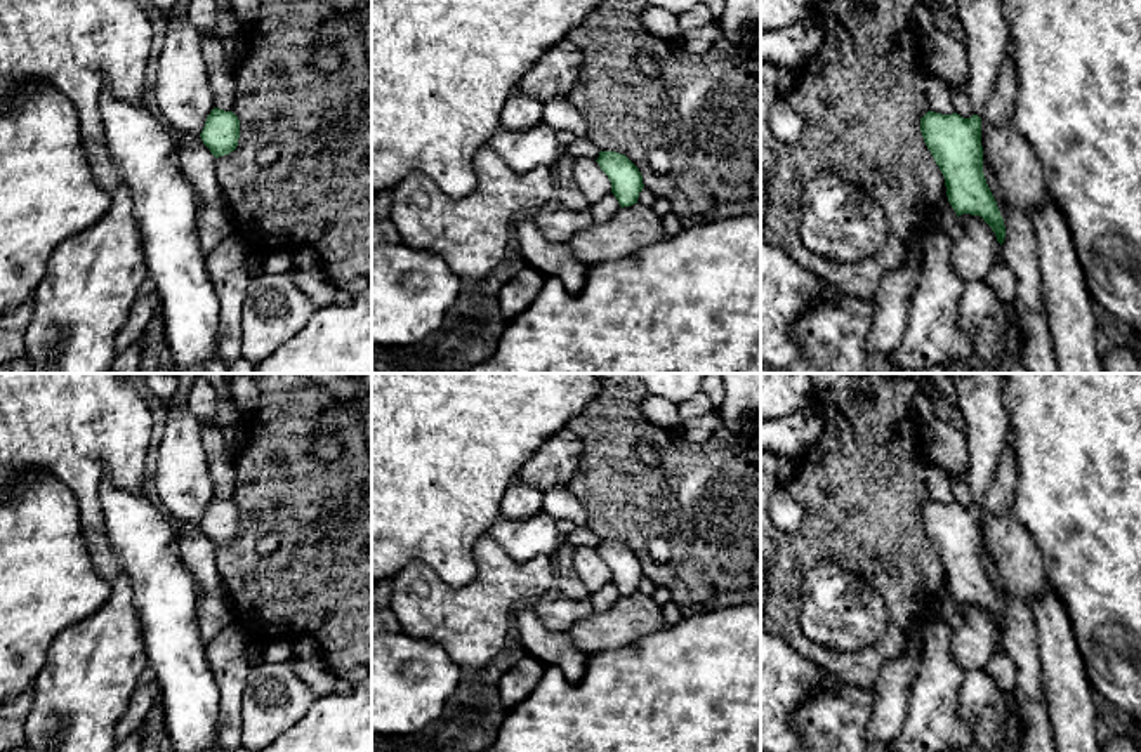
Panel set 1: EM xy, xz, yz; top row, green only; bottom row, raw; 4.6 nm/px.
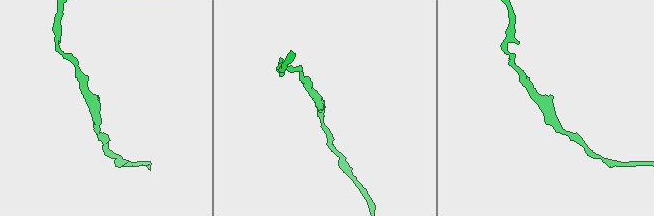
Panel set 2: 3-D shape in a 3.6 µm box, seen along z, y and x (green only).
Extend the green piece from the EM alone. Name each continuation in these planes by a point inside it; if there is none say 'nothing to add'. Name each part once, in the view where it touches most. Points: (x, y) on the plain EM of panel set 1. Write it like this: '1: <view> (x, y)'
1: yz (980, 395)

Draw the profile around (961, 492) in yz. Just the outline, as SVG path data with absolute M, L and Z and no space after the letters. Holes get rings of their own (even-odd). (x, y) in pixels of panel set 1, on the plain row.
M948 472L950 474L950 490L953 502L962 507L971 507L974 504L971 488L966 481L966 472Z

